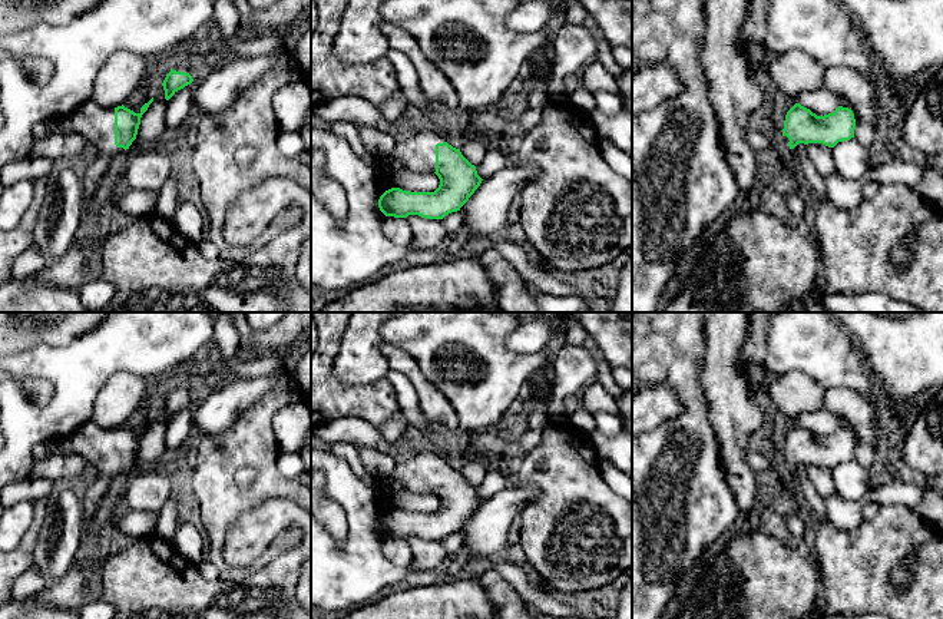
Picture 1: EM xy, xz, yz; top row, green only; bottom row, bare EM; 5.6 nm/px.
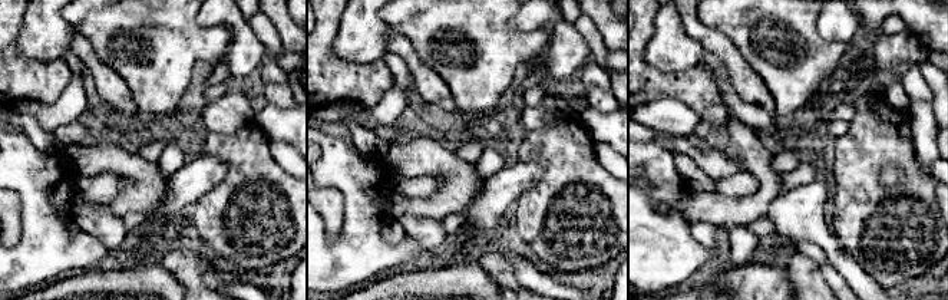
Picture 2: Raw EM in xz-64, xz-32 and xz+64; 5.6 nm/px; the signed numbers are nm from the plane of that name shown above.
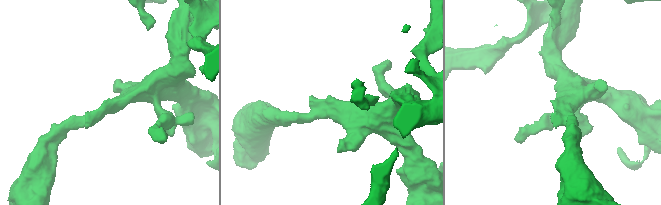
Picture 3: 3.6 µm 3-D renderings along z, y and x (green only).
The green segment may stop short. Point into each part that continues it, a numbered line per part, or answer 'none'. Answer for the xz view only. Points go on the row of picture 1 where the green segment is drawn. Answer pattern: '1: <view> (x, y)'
1: xz (417, 154)

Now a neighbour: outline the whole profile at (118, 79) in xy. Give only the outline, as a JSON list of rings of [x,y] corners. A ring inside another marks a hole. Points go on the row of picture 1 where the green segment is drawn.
[[[126,50],[115,53],[99,70],[90,99],[102,107],[118,107],[136,90],[148,59]]]

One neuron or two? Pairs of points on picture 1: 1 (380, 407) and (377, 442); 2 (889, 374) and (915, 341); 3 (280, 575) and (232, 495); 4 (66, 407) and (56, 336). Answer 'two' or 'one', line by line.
1: two
2: one
3: two
4: two

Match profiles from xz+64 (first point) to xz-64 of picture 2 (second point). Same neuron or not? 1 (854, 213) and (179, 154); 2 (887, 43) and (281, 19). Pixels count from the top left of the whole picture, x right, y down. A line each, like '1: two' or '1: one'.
1: two
2: two

